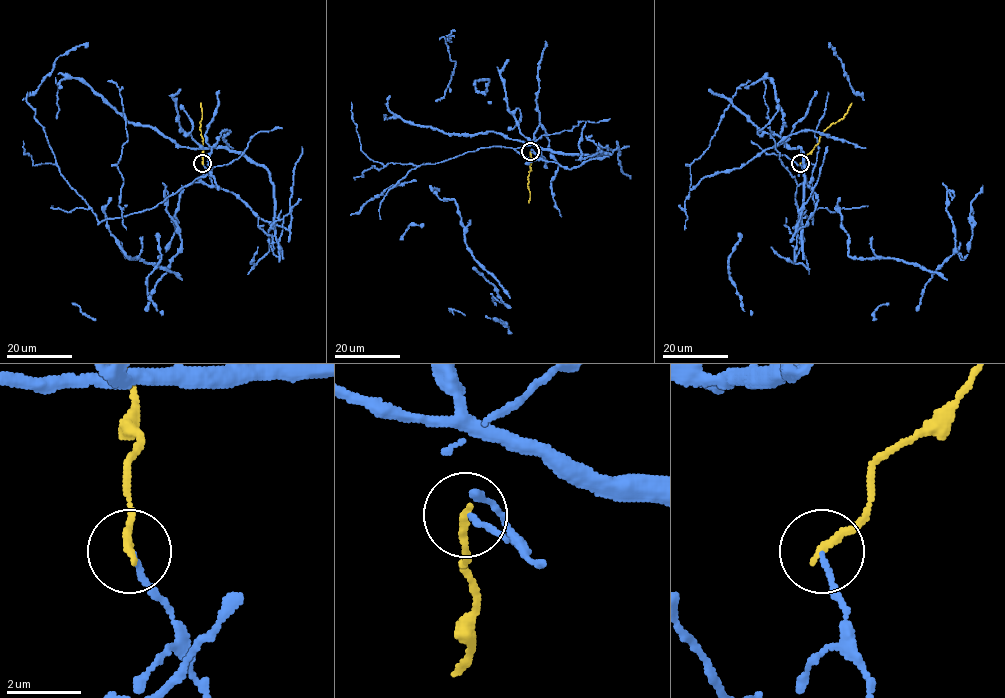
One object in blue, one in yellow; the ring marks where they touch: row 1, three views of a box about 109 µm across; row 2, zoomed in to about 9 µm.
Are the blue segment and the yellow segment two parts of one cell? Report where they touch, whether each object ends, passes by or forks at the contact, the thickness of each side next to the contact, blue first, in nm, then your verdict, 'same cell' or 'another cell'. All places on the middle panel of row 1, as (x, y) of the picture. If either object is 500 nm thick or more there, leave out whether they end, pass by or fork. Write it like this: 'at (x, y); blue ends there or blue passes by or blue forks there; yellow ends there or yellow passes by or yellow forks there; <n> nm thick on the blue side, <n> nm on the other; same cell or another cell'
at (530, 151); blue ends there; yellow ends there; 110 nm thick on the blue side, 220 nm on the other; another cell

